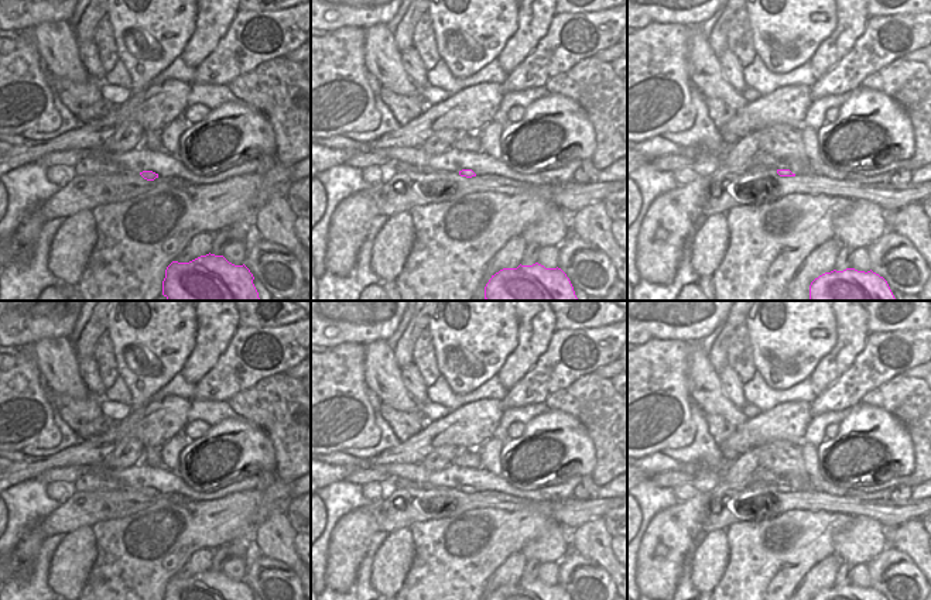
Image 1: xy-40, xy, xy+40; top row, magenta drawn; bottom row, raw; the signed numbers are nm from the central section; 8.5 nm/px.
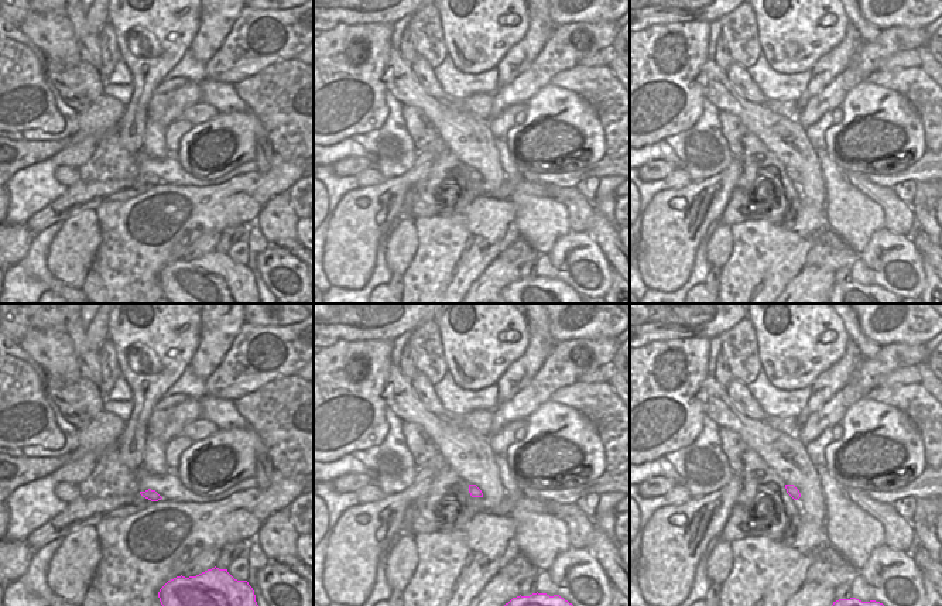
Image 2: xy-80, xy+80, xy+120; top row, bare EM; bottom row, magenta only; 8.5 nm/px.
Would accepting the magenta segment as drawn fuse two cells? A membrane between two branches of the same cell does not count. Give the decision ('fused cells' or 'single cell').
single cell

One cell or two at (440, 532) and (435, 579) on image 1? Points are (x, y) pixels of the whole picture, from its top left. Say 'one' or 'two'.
one

